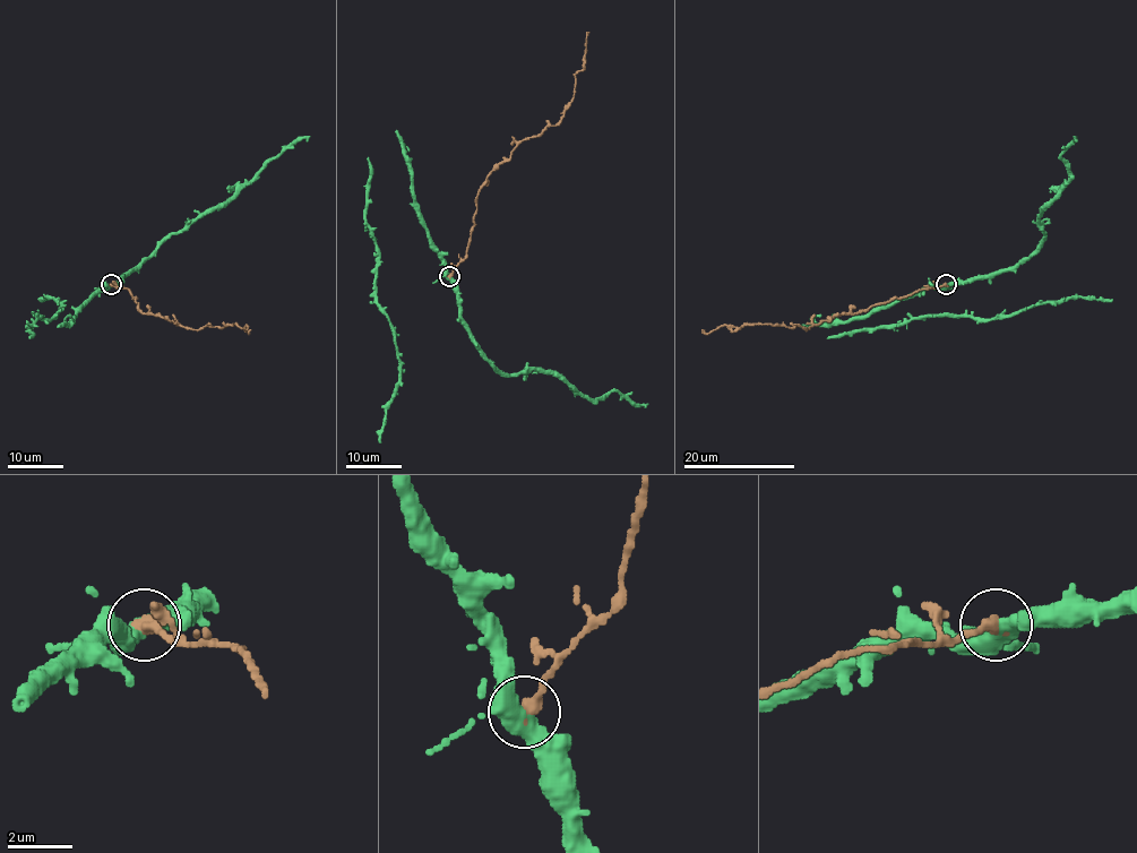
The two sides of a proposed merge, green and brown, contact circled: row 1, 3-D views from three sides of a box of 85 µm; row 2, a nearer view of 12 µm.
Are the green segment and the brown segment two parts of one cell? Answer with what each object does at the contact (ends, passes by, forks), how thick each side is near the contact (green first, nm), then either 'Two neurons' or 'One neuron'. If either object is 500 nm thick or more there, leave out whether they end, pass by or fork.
At the ring green passes by. At the ring brown ends. Thickness 480 nm (green) against 420 nm. Two neurons

